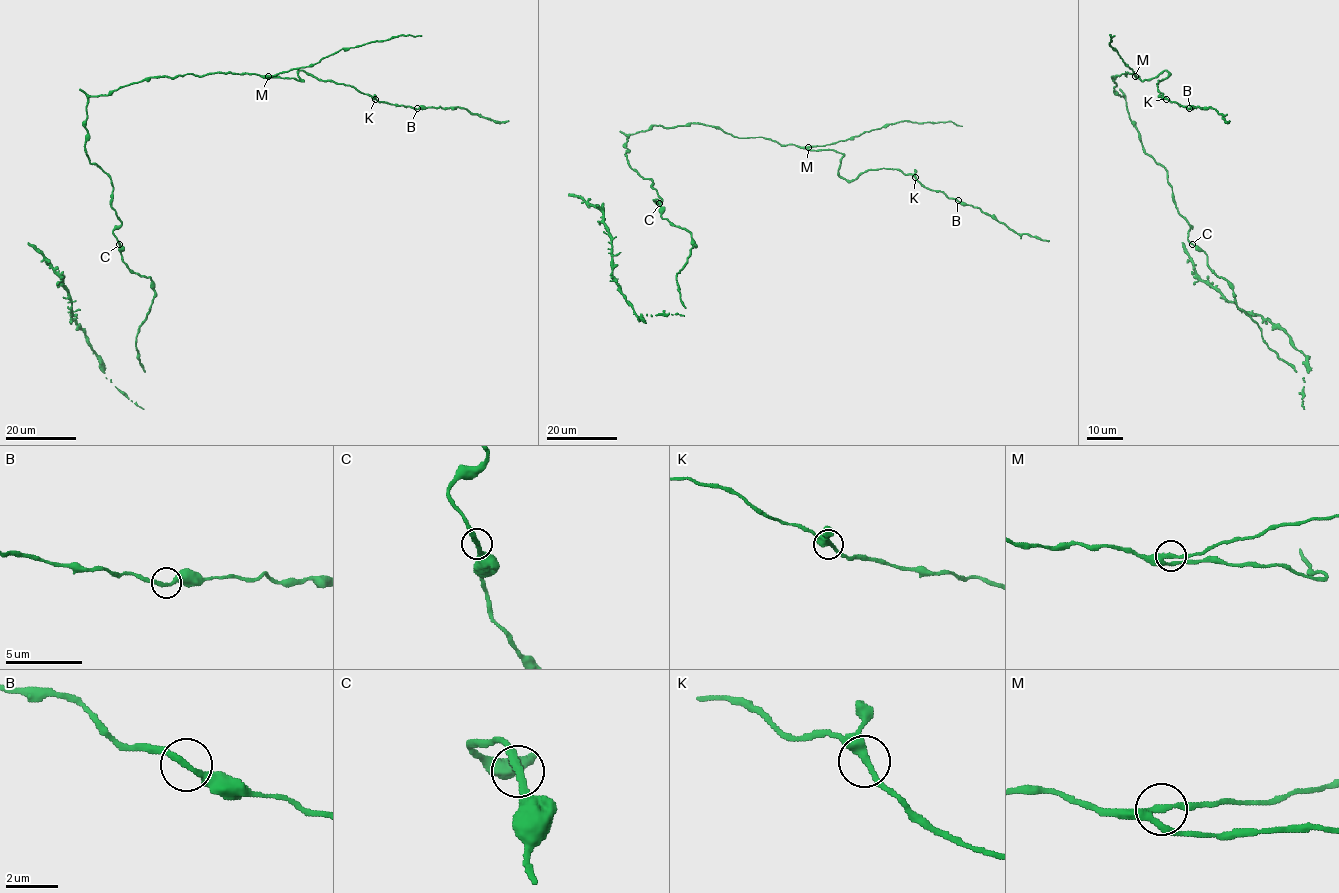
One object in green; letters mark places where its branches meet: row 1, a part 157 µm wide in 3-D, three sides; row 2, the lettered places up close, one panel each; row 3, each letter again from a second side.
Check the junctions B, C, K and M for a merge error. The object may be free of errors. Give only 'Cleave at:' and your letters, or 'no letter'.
Cleave at: no letter

